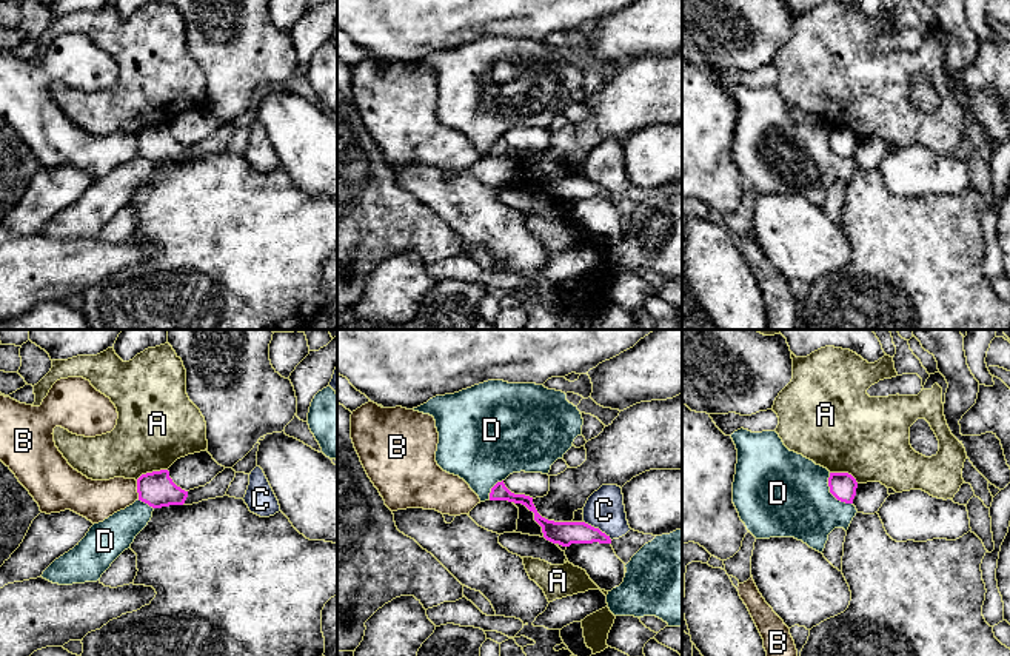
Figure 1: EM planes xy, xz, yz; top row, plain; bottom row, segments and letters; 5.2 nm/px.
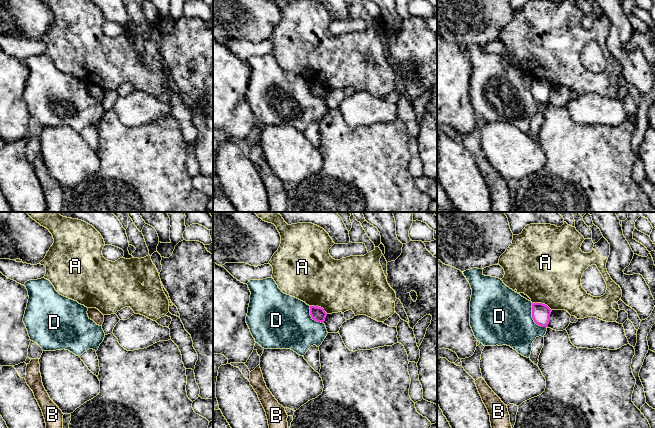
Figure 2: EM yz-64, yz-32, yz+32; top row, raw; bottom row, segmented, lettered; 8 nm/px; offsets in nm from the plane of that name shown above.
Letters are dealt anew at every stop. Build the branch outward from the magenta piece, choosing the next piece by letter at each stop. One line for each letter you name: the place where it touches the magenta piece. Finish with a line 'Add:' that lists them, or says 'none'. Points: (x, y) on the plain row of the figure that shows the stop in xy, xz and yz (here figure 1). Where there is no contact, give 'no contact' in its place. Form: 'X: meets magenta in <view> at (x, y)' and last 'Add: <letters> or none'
Add: none

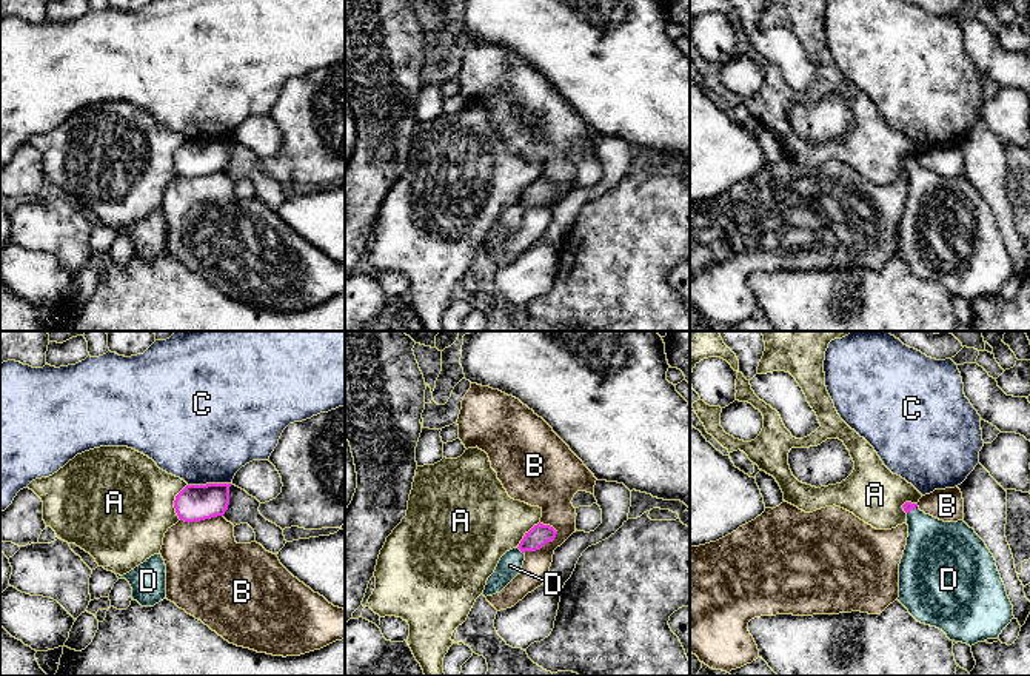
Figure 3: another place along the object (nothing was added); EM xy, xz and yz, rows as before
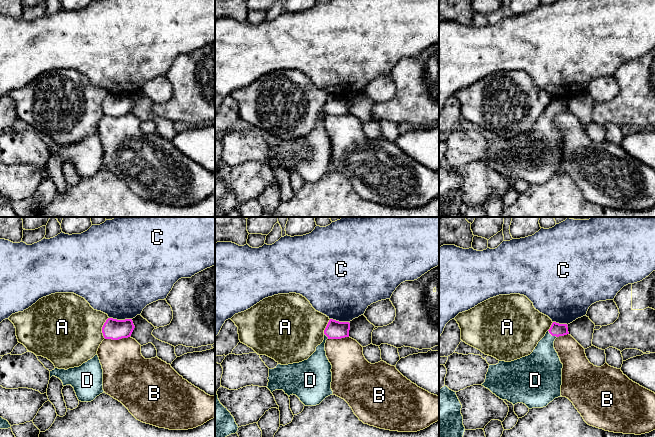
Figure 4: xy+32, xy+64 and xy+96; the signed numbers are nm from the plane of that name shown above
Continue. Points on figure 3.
D: meets magenta in xz at (521, 205)
Add: D

